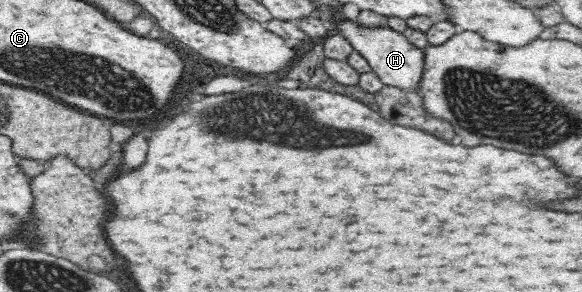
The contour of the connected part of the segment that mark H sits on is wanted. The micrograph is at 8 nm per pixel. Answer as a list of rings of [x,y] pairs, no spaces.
[[[337,17],[335,24],[337,28],[335,33],[344,35],[353,45],[354,50],[368,60],[372,71],[385,85],[396,86],[403,90],[405,88],[420,88],[426,65],[426,53],[421,47],[410,43],[403,33],[393,30],[389,26],[367,29],[367,27],[357,25],[355,21],[341,17]]]

